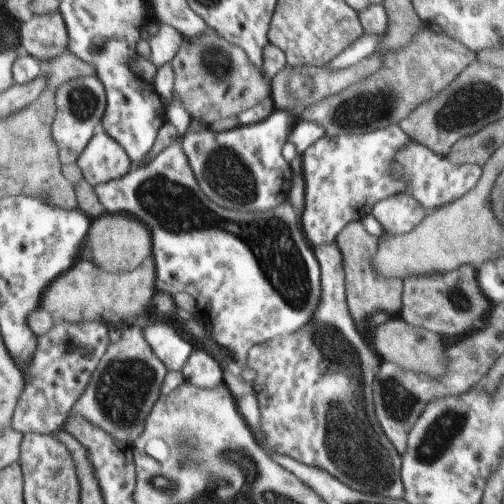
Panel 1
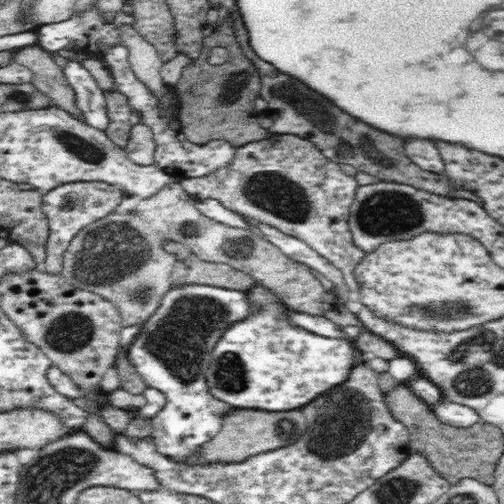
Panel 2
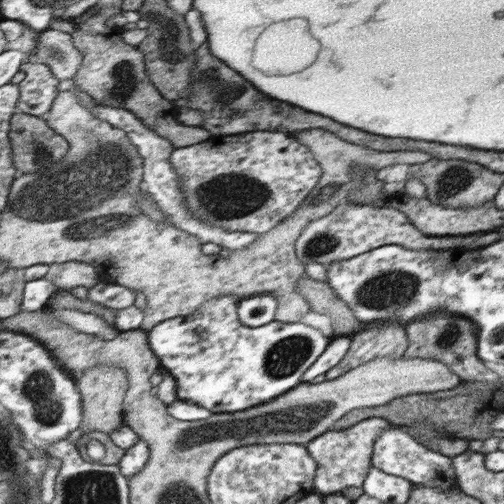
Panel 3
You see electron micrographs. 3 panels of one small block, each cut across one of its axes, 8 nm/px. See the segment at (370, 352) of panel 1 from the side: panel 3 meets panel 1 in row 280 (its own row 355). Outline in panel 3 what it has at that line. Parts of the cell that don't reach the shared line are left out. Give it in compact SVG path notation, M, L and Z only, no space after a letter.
M335 336L335 338L325 346L323 354L303 372L301 382L303 382L303 384L305 384L305 382L309 384L313 378L317 378L317 376L321 376L321 374L327 374L333 366L337 366L337 364L343 360L343 356L347 356L349 348L351 348L351 338L349 338L349 336Z

